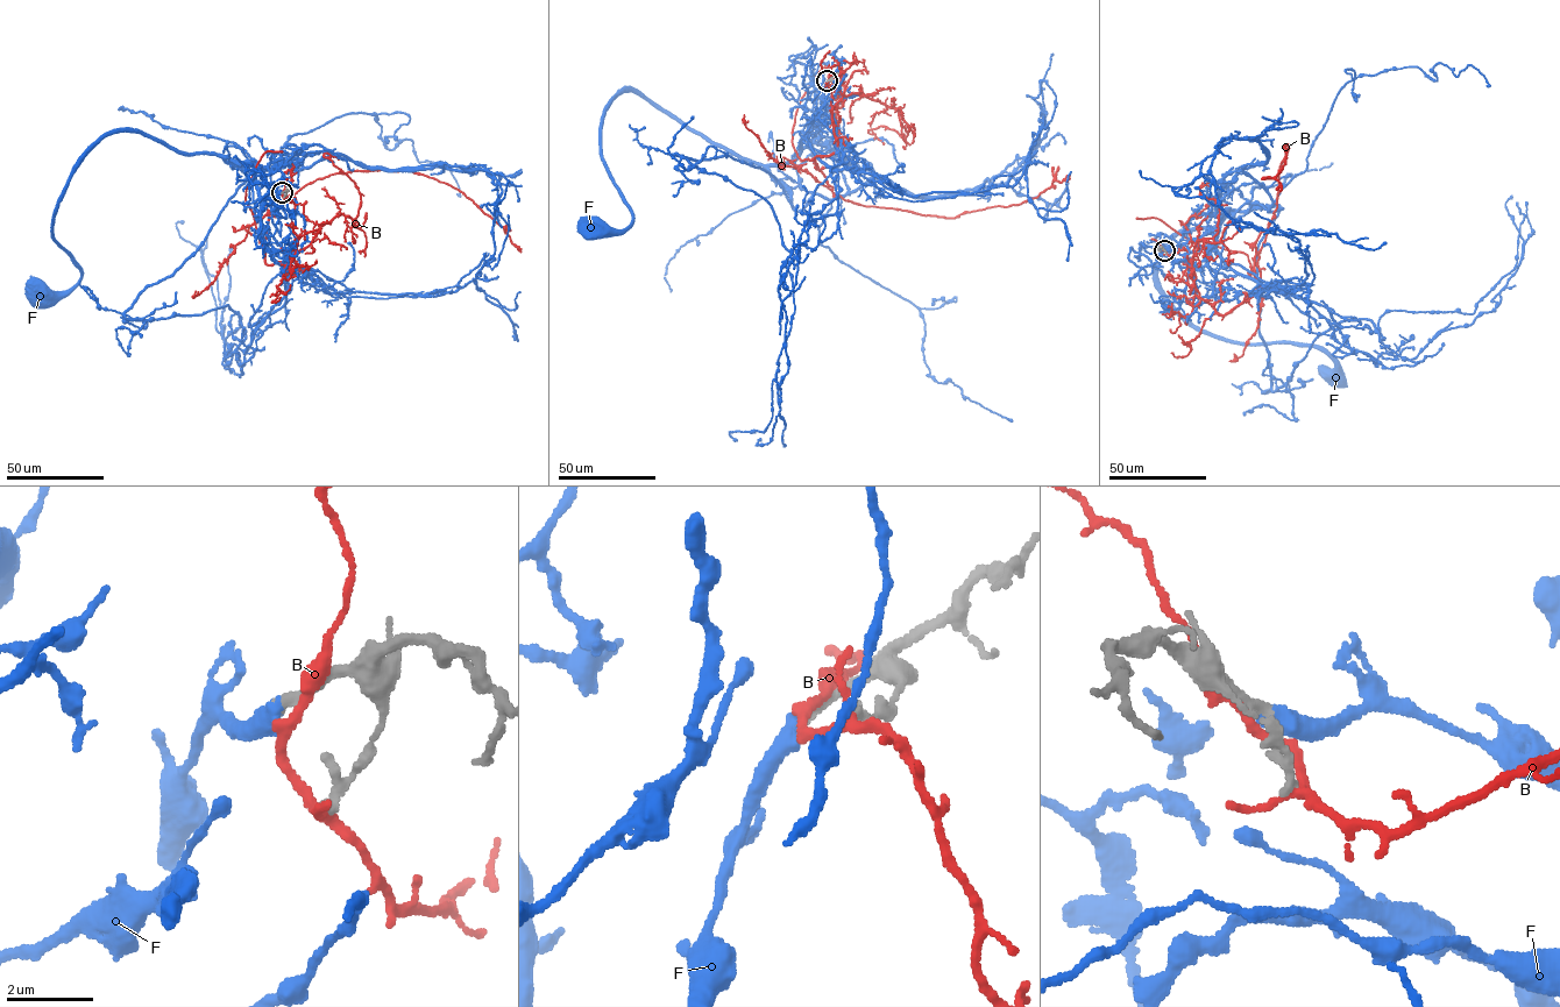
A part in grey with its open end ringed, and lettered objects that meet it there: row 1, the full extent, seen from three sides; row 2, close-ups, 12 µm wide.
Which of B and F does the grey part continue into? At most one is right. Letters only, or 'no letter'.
F

